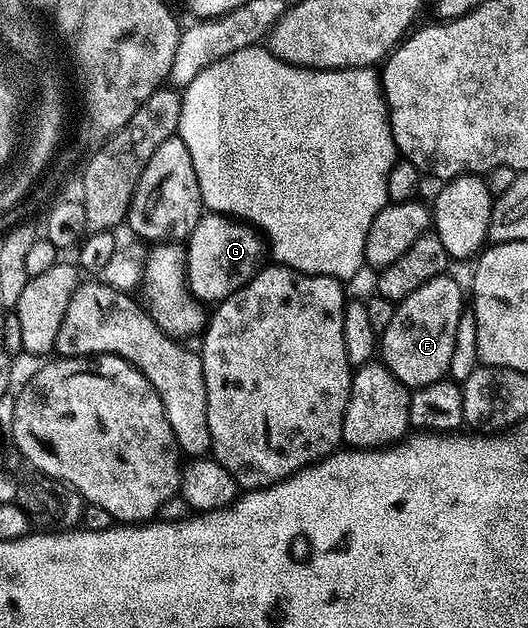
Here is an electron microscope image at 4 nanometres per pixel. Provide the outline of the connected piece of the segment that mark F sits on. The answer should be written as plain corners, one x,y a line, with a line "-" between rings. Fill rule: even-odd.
448,273
427,280
415,288
411,296
396,303
391,324
380,331
379,358
403,385
410,388
435,384
446,377
451,364
451,351
455,349
455,332
459,332
459,316
467,309
467,294

